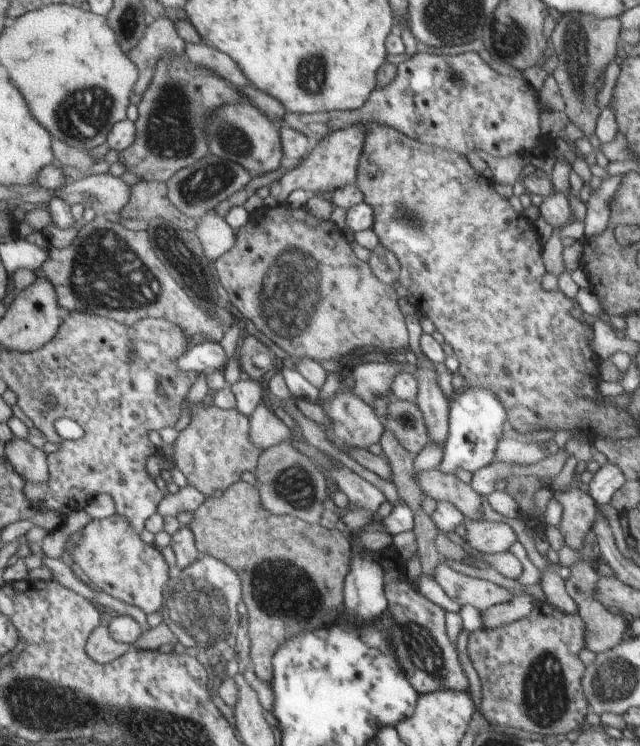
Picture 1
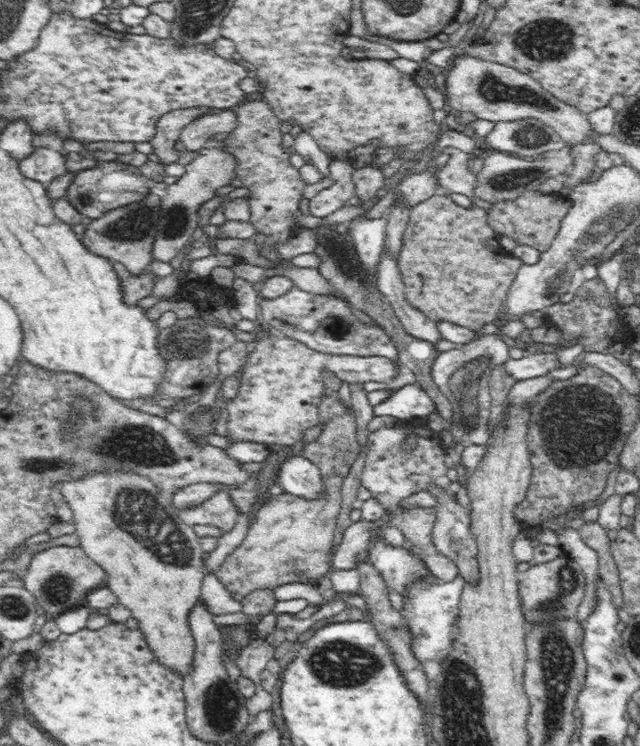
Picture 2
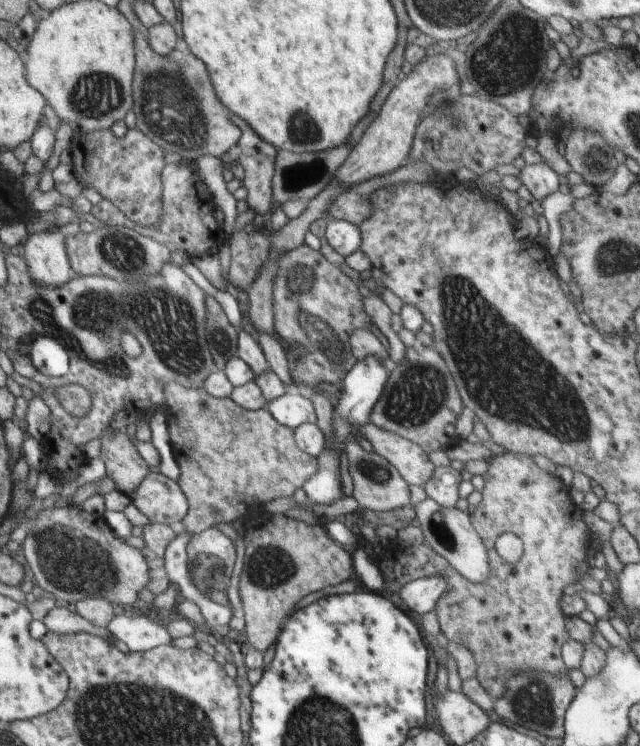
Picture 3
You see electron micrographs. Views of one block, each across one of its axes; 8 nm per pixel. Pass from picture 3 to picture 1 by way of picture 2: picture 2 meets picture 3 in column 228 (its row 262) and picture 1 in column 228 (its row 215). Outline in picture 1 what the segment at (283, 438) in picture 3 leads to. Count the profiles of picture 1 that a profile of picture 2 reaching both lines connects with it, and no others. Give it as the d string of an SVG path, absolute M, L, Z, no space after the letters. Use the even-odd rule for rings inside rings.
M203 402L190 405L192 412L188 426L180 432L172 444L172 456L176 468L184 474L187 484L211 497L217 490L226 490L235 482L242 481L244 472L256 472L263 447L250 438L250 418L236 408L218 408L216 404L204 406Z

